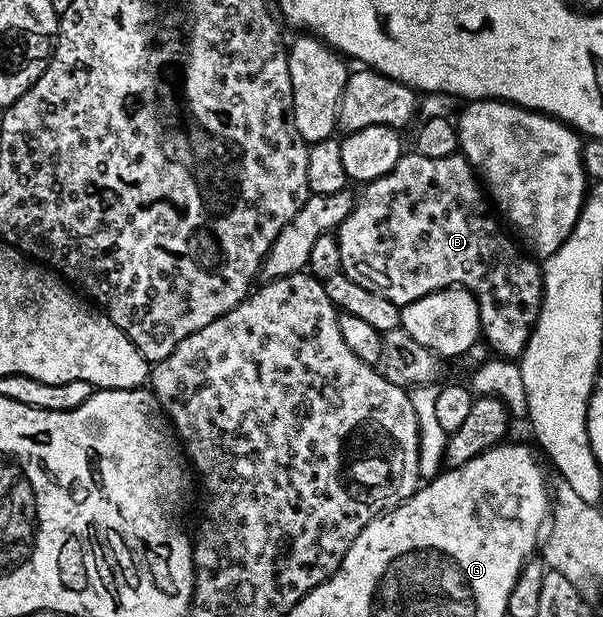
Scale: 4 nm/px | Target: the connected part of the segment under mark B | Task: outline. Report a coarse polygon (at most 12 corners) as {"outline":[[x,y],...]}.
{"outline":[[403,154],[335,230],[341,270],[398,306],[477,299],[520,357],[543,268],[460,154]]}

